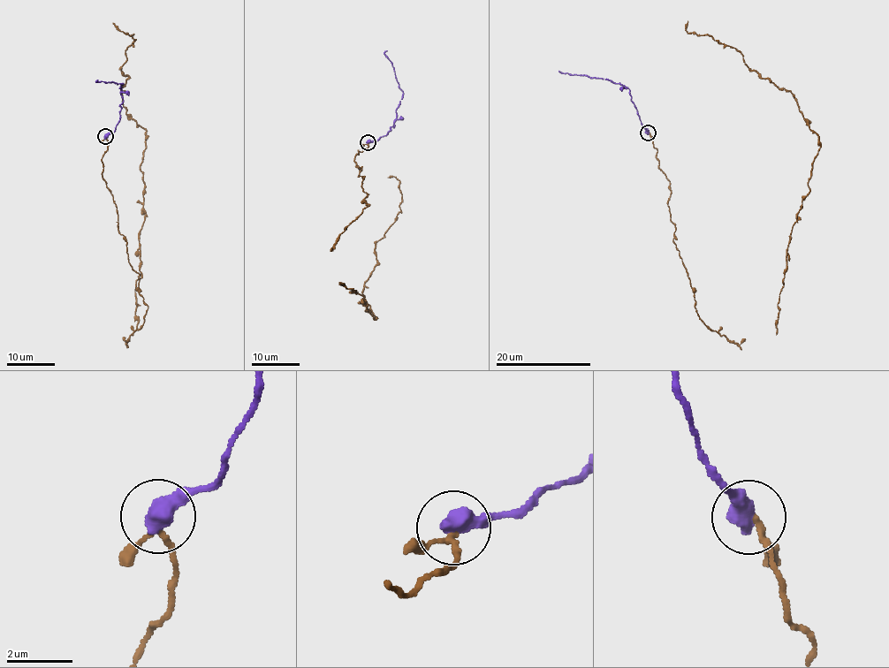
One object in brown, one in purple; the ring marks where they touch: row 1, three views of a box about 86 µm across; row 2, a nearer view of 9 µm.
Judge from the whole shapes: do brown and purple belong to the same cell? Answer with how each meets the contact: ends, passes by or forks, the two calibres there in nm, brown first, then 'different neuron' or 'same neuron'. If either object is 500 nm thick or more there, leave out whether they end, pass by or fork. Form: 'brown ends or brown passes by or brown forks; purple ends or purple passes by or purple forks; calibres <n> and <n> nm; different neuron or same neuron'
calibres 140 and 650 nm; same neuron

